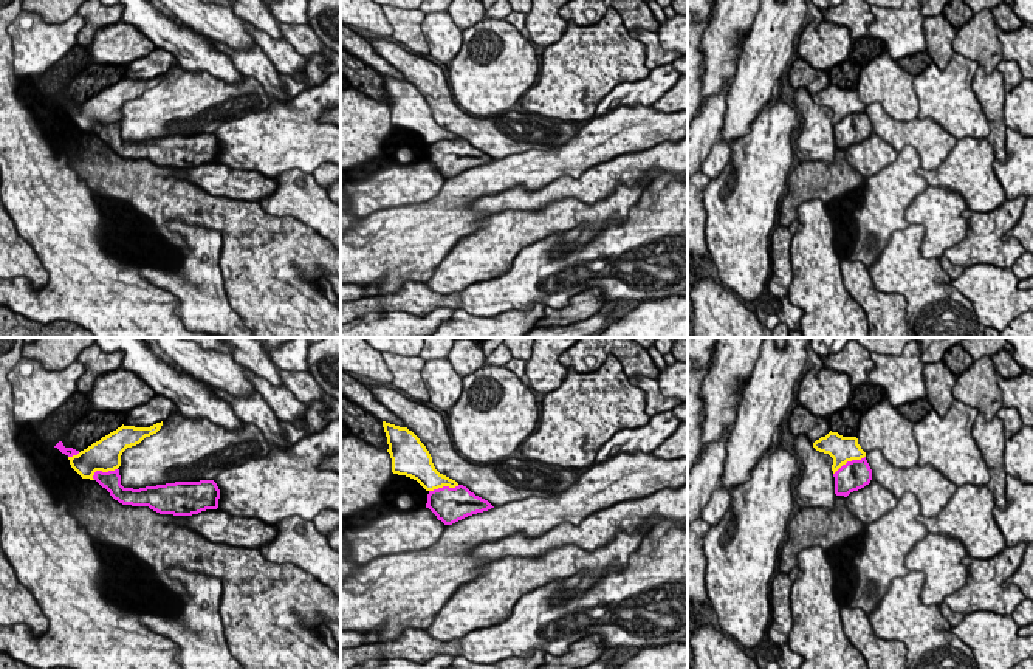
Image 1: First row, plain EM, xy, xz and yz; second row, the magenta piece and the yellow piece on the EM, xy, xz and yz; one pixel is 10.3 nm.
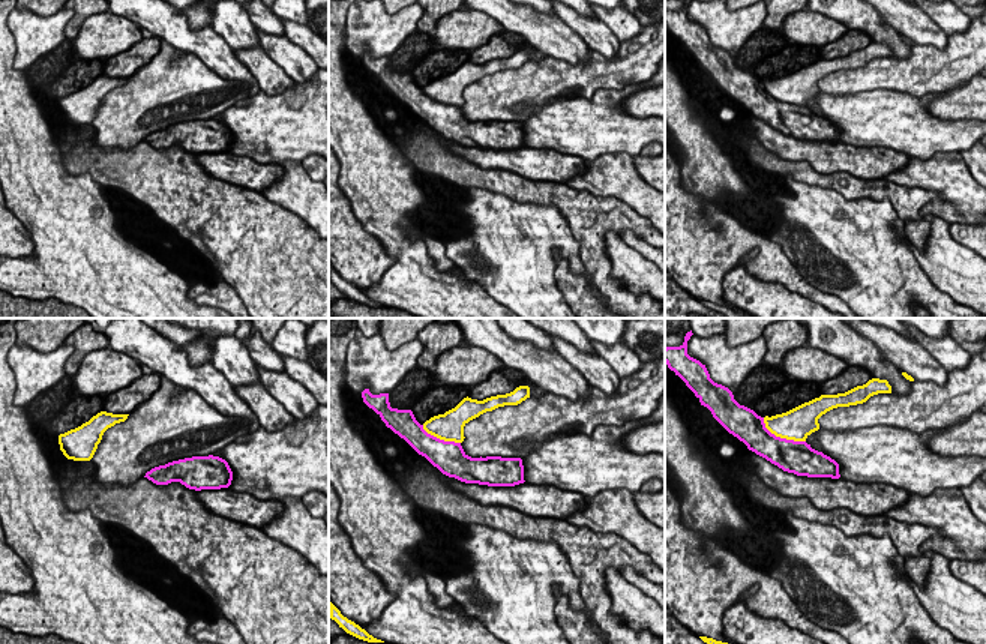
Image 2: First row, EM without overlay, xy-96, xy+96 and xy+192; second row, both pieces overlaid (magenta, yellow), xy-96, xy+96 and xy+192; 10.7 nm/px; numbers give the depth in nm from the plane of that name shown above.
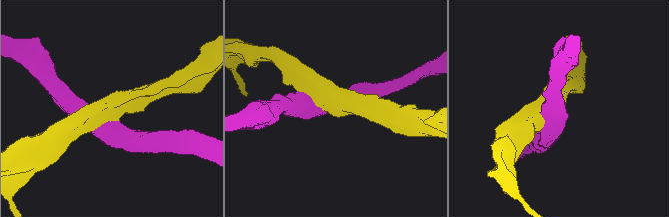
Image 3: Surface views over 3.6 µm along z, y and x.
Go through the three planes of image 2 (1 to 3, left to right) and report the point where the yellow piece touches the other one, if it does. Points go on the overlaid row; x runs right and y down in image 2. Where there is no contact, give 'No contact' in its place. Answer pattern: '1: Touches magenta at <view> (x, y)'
1: No contact
2: Touches magenta at xy+96 (438, 439)
3: Touches magenta at xy+192 (779, 437)

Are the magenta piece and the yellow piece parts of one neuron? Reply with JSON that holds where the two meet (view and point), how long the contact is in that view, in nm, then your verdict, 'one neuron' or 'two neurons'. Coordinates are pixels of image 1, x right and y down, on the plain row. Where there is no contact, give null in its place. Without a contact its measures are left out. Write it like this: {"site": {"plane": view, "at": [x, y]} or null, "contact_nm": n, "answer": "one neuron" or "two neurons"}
{"site": {"plane": "yz", "at": [849, 115]}, "contact_nm": 380, "answer": "two neurons"}

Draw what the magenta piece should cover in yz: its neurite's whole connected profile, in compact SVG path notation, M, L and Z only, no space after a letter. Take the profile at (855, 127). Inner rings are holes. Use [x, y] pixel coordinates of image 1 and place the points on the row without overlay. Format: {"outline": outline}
{"outline": "M864 112L843 118L835 127L835 147L847 150L870 136L872 122Z"}

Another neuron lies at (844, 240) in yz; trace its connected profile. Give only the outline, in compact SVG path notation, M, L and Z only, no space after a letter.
M858 225L835 229L833 248L839 260L850 260L858 240Z

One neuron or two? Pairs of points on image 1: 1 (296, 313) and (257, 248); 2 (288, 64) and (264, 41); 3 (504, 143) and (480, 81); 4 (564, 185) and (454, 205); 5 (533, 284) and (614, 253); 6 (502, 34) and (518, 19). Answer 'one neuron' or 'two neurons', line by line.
1: one neuron
2: one neuron
3: two neurons
4: two neurons
5: one neuron
6: two neurons

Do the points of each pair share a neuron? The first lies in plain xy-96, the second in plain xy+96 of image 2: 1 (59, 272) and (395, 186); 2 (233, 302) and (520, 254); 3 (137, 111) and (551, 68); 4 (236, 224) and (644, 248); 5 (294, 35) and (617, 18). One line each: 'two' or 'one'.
1: one
2: one
3: one
4: two
5: one

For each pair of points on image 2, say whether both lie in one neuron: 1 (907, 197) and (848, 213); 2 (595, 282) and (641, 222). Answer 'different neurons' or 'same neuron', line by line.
1: different neurons
2: same neuron

